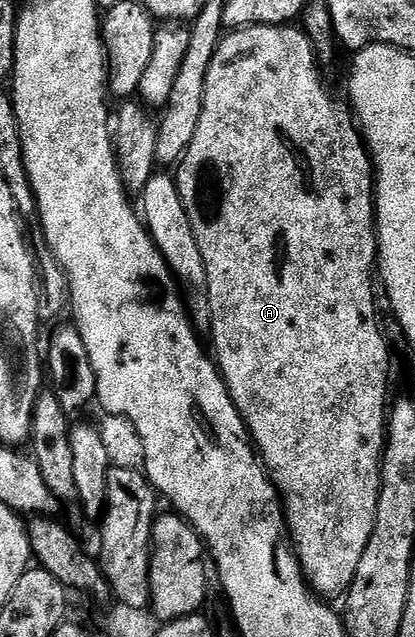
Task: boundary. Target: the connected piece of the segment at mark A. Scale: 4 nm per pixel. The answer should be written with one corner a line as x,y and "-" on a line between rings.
256,24
223,35
208,70
200,126
196,126
196,138
192,138
192,146
187,150
186,157
177,165
176,179
180,198
188,210
200,254
206,263
212,310
209,331
214,332
216,363
226,381
232,402
242,415
248,435
260,453
260,459
274,487
278,489
282,510
286,514
286,530
290,533
290,542
294,545
302,574
319,596
331,598
338,595
341,597
350,591
356,578
356,569
360,567
360,558
364,558
364,546
368,546
368,538
376,526
378,499
382,489
382,454
386,450
388,431
386,379
390,376
392,352
386,343
380,320
378,324
378,308
374,305
376,280
372,269
378,259
374,161
370,159
370,152
366,149
366,142
362,139
351,109
343,101
342,105
330,97
318,68
320,61
314,44
301,27

